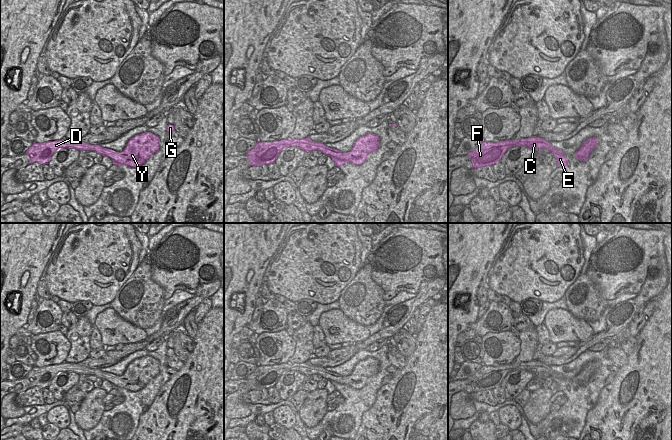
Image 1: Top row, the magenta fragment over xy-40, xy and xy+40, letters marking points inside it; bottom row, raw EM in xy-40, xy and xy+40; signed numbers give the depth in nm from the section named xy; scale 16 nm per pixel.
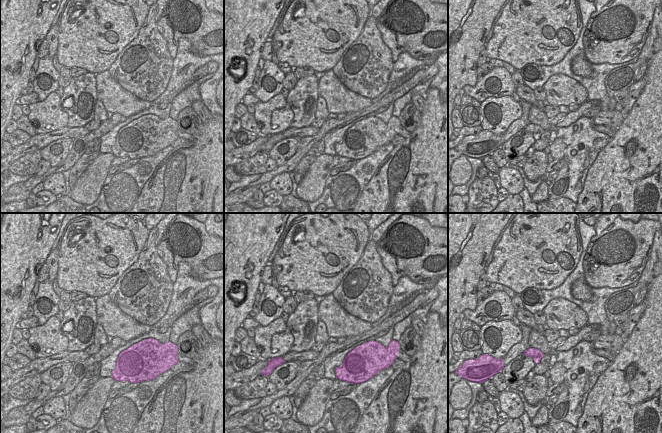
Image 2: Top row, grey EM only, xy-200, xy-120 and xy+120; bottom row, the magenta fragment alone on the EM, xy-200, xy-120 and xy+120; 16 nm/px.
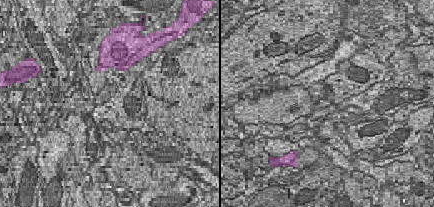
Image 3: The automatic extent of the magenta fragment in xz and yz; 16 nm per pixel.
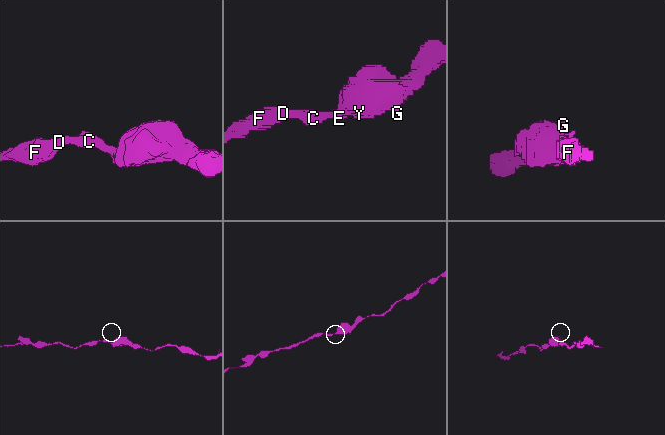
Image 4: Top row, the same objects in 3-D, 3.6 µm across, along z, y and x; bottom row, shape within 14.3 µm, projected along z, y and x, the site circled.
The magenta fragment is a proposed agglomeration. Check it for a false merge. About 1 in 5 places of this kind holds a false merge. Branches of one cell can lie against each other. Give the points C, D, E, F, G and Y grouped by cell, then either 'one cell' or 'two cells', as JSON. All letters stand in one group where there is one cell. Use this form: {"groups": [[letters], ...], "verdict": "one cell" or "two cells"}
{"groups": [["C", "D", "E", "F", "G", "Y"]], "verdict": "one cell"}

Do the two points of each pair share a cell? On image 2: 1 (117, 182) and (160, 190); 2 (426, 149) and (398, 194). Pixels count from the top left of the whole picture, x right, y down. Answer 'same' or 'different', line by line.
1: different
2: same

